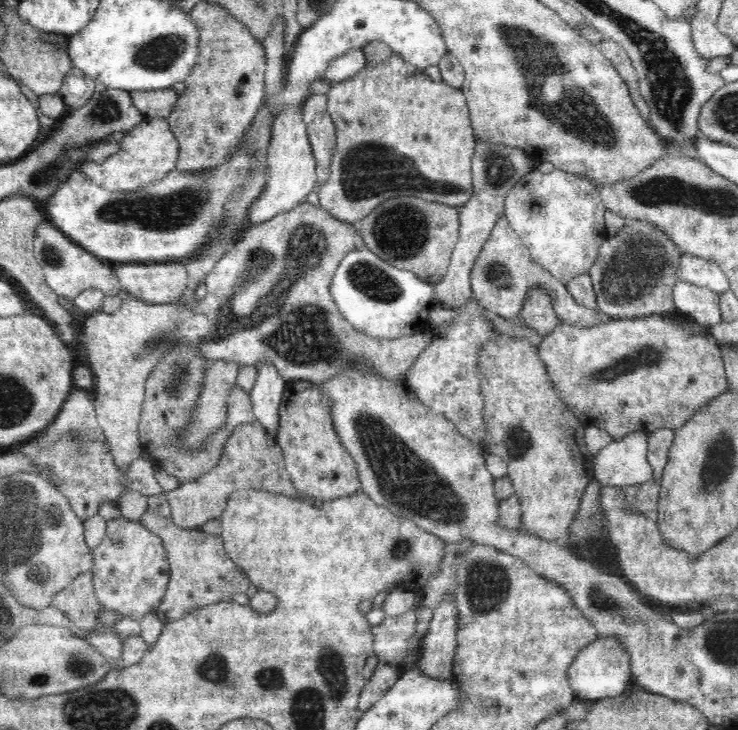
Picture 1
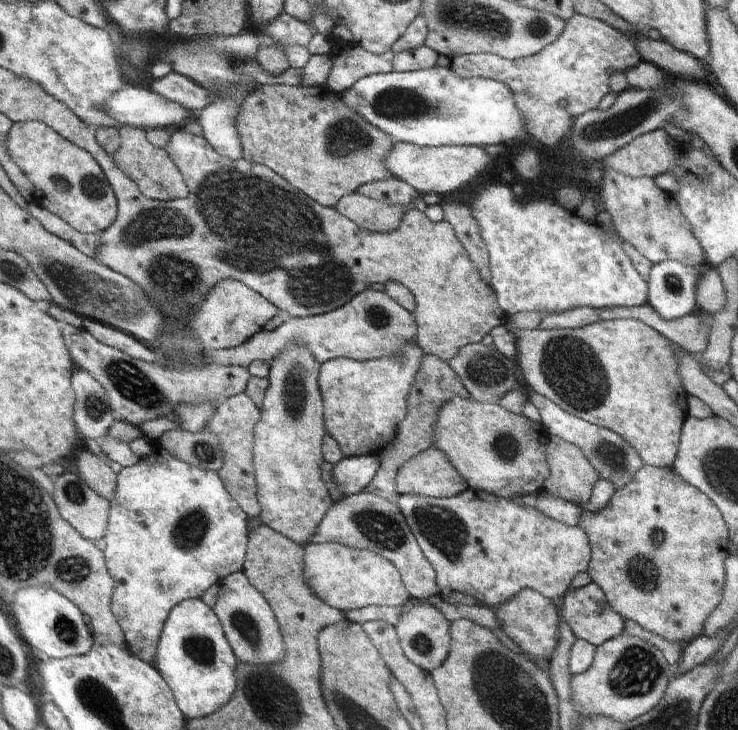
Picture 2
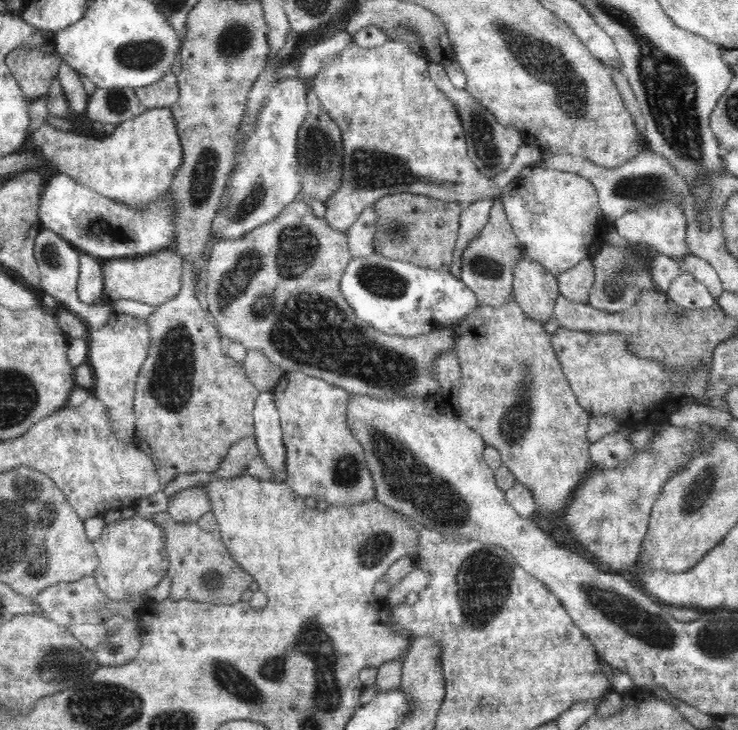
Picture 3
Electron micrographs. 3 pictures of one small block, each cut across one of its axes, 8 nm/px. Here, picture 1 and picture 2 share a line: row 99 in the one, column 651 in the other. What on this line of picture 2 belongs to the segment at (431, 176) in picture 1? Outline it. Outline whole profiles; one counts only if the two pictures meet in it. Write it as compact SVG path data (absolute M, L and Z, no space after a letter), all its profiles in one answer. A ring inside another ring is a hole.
M508 317L505 327L514 336L518 352L515 361L531 390L590 424L612 430L634 448L644 465L672 467L682 425L691 412L691 397L682 388L678 358L670 348L670 340L644 322L632 319L603 320L573 329L526 330L516 328Z

